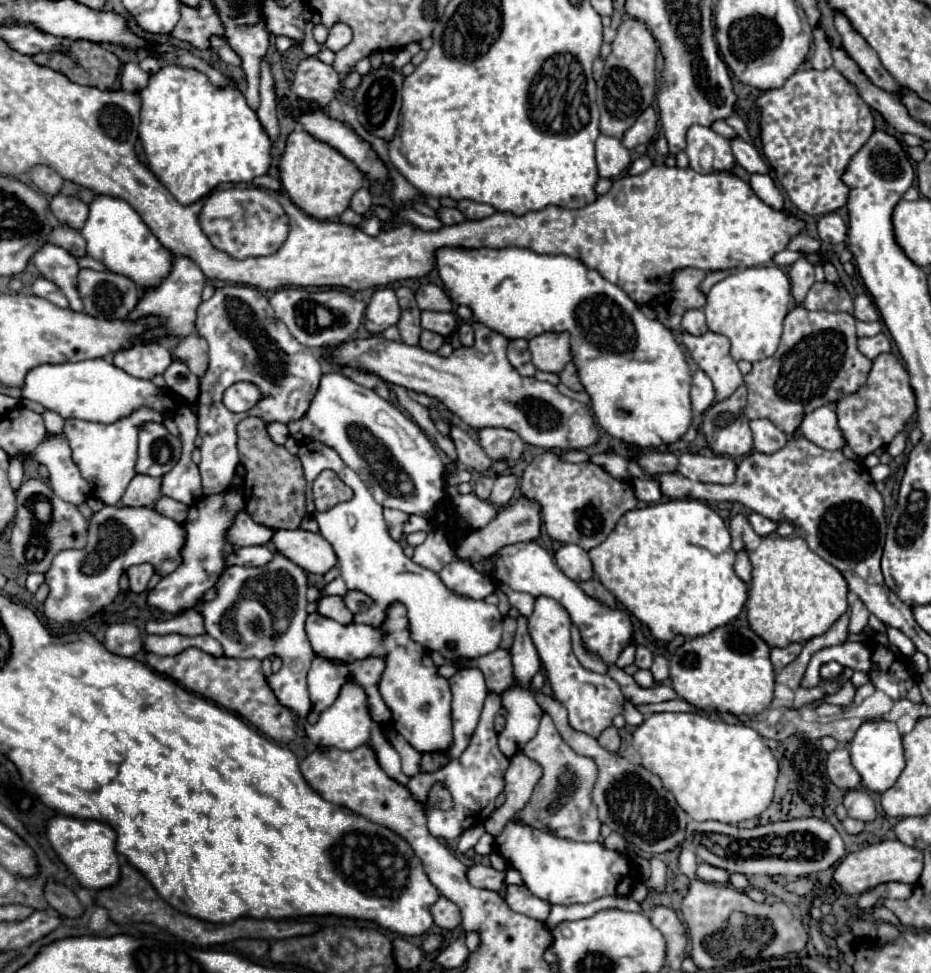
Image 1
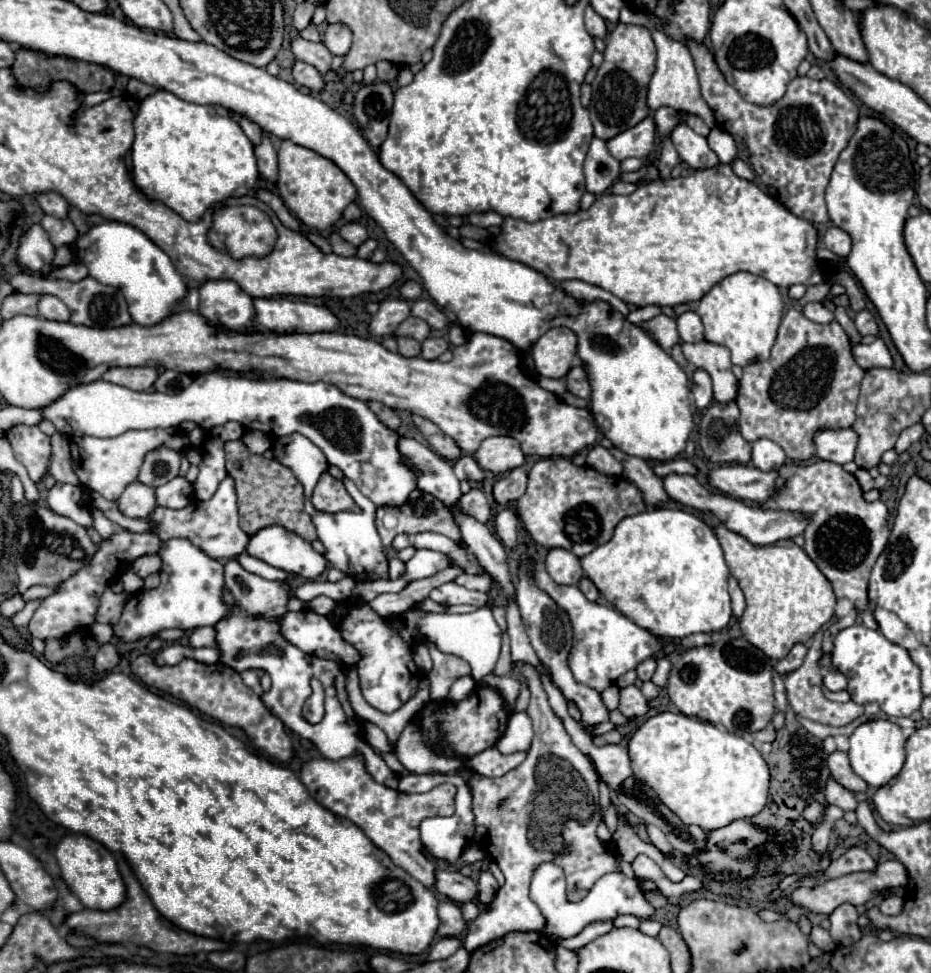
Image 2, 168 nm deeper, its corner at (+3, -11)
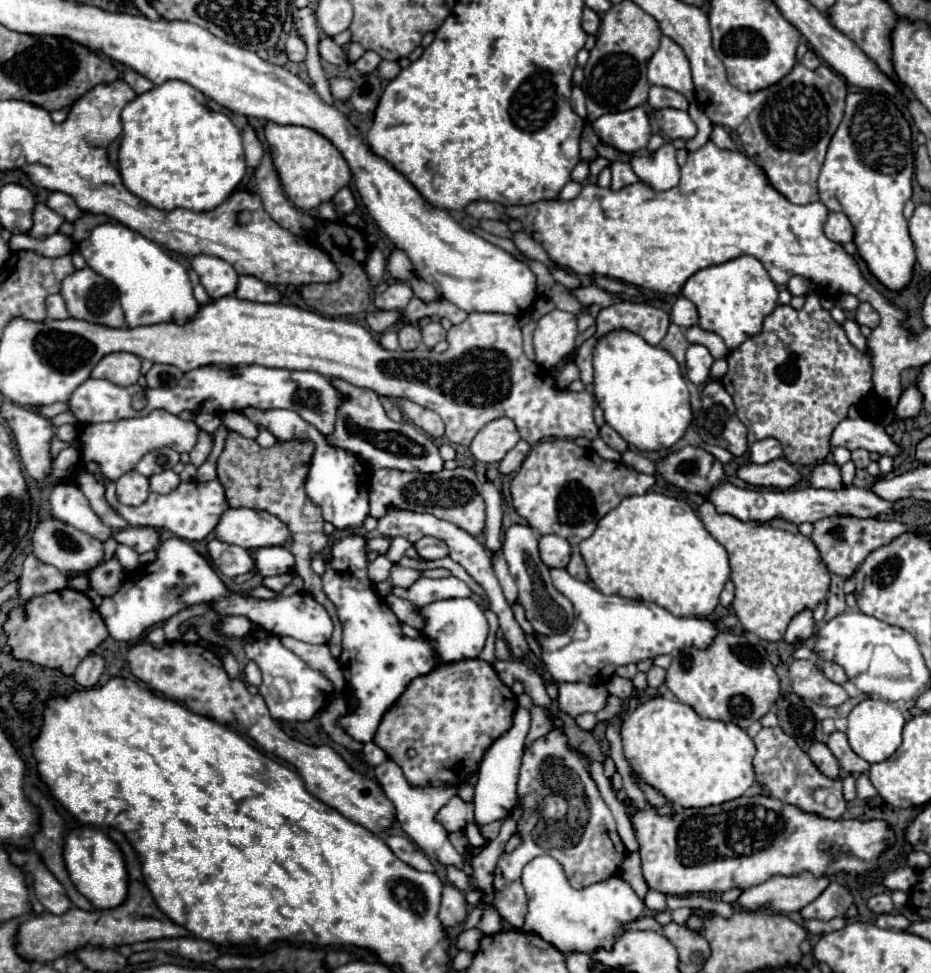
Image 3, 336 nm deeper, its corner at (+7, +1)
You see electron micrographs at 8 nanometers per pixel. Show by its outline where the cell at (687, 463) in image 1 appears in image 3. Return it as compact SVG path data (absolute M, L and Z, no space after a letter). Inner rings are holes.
M777 458L767 464L753 464L753 462L743 464L737 468L737 476L751 486L781 488L781 490L791 488L801 478L795 466L791 468L791 464L785 458Z

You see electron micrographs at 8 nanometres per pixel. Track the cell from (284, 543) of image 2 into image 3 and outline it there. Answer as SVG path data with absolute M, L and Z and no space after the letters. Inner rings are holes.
M229 508L215 530L217 538L247 550L267 546L291 546L293 536L285 522L265 510Z

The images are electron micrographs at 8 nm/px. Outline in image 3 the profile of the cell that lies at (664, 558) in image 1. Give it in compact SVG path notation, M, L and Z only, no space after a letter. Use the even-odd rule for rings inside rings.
M657 492L625 498L617 508L601 518L597 530L579 544L579 552L597 590L603 594L621 594L623 598L645 598L645 602L657 602L677 618L707 618L713 614L719 604L719 594L729 580L727 550L705 530L697 512L687 502Z

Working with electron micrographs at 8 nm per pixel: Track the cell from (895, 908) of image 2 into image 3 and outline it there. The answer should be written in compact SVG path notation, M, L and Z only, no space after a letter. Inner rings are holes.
M877 894L877 896L871 896L867 906L875 912L875 914L887 914L887 912L893 912L893 900L889 894Z

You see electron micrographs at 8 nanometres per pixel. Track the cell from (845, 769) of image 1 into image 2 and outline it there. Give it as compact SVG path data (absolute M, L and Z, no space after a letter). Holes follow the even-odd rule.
M833 752L829 756L827 764L829 764L831 776L841 786L845 786L847 790L851 790L851 792L865 792L867 790L867 782L853 772L853 768L849 764L849 758L847 758L847 752Z

